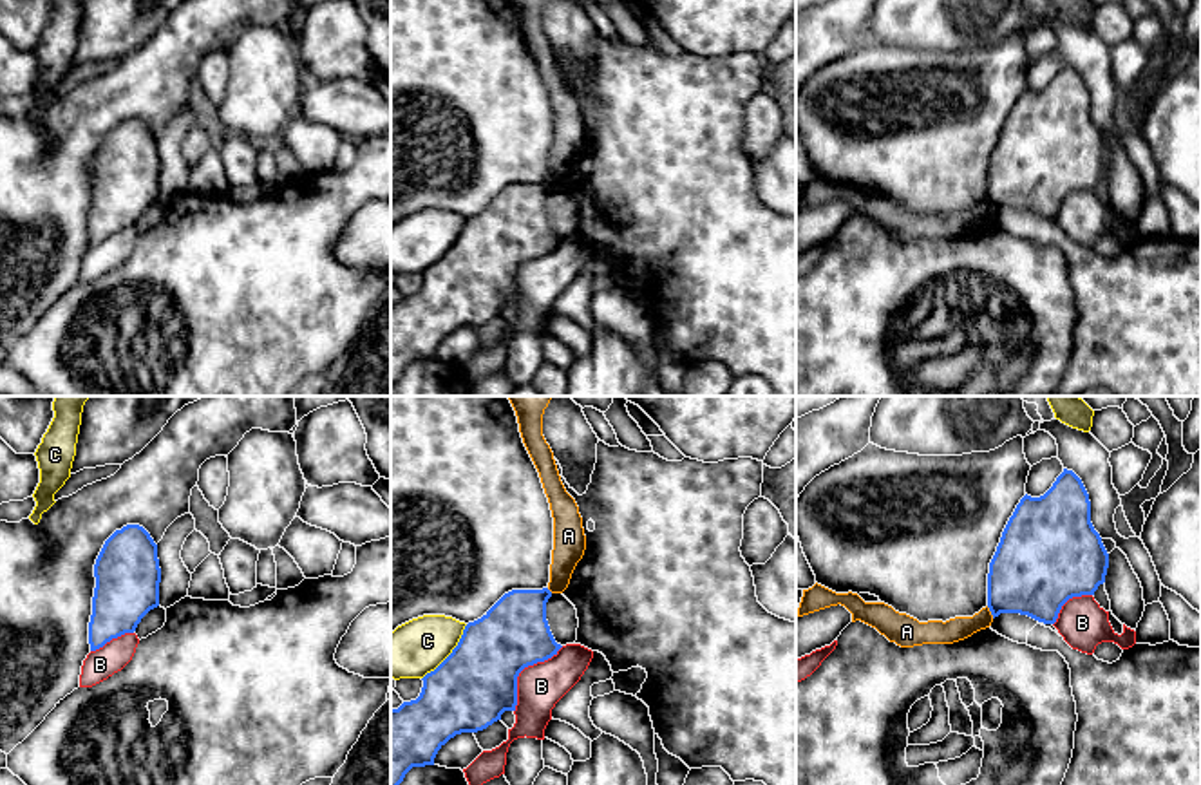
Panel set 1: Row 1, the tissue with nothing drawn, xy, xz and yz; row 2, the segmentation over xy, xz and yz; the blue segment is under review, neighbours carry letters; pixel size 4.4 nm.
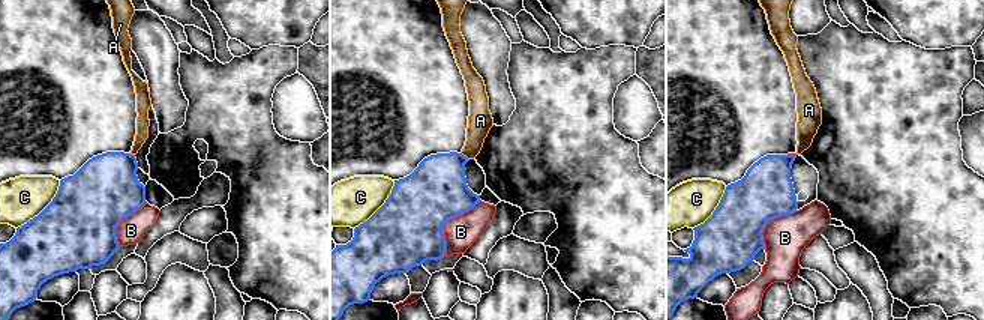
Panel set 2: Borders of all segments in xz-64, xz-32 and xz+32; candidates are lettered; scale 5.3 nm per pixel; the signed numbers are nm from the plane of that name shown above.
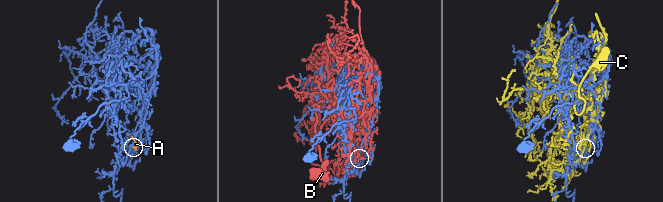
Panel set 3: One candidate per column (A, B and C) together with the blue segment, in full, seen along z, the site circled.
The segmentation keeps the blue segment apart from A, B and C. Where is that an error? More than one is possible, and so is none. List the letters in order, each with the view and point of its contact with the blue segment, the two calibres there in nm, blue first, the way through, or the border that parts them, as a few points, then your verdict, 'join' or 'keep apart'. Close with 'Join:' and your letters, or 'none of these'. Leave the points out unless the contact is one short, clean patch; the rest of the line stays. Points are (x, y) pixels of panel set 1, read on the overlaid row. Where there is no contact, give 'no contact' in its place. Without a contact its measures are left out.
A: contact yz (990, 610); calibres 380 and 110 nm; border yz (986, 606), (993, 617); keep apart
B: contact xz (521, 670); calibres 360 and 200 nm; keep apart
C: contact xz (451, 653); calibres 360 and 240 nm; keep apart
Join: none of these

